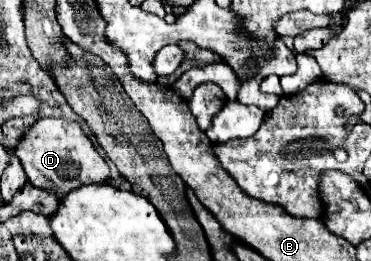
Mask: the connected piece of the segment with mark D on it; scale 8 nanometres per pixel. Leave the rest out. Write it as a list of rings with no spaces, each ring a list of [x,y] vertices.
[[[40,119],[28,127],[22,135],[16,155],[22,161],[22,167],[34,187],[54,193],[58,199],[64,199],[70,191],[90,183],[108,183],[110,169],[108,163],[94,149],[92,141],[84,135],[76,121],[66,119]]]

